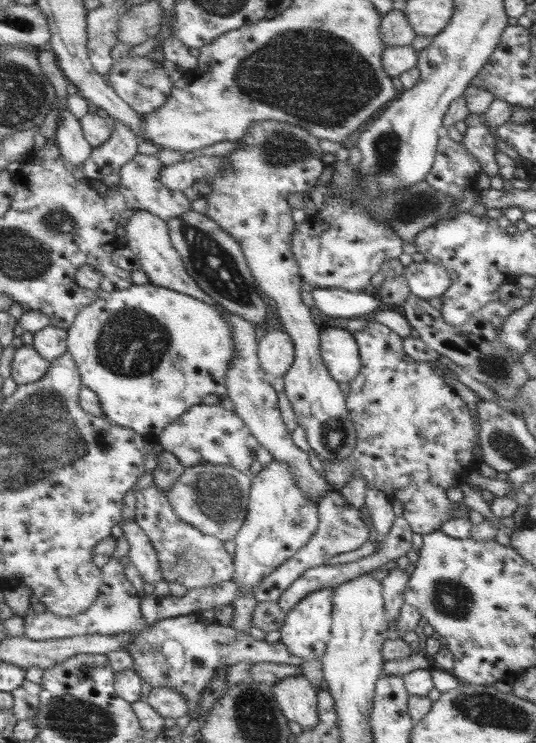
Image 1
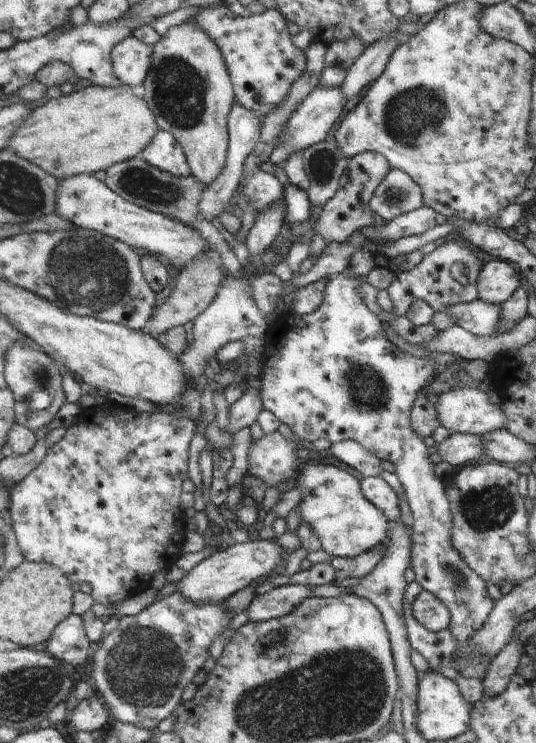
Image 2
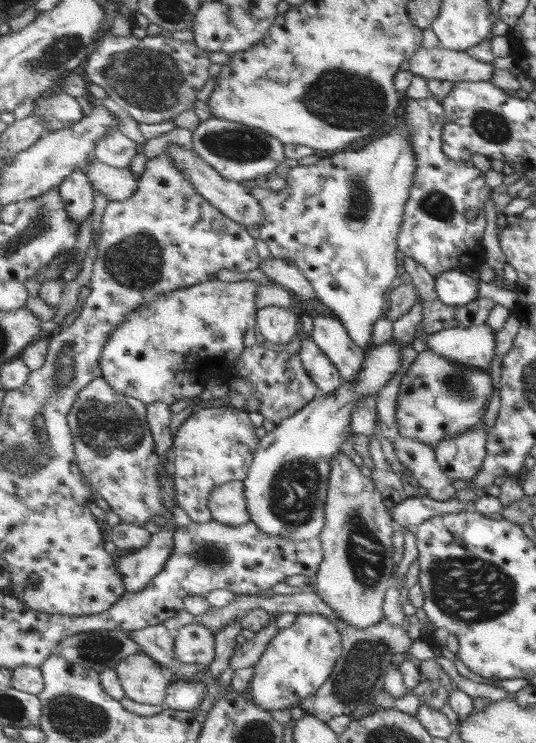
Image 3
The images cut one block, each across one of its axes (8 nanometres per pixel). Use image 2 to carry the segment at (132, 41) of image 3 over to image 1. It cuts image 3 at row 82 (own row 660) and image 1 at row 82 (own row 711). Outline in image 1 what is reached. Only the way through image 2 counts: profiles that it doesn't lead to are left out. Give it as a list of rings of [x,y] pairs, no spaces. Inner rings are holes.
[[[123,56],[121,60],[115,58],[115,66],[111,74],[107,76],[107,82],[117,90],[117,94],[129,102],[135,110],[139,110],[143,116],[151,116],[159,112],[163,106],[167,106],[167,100],[171,98],[175,90],[175,82],[171,74],[163,68],[163,62],[153,56]]]

